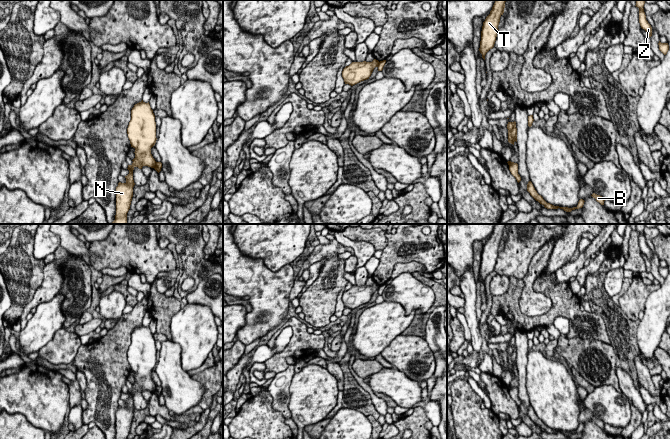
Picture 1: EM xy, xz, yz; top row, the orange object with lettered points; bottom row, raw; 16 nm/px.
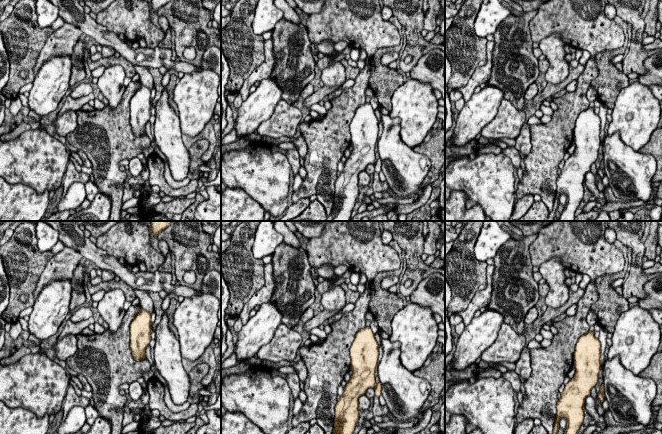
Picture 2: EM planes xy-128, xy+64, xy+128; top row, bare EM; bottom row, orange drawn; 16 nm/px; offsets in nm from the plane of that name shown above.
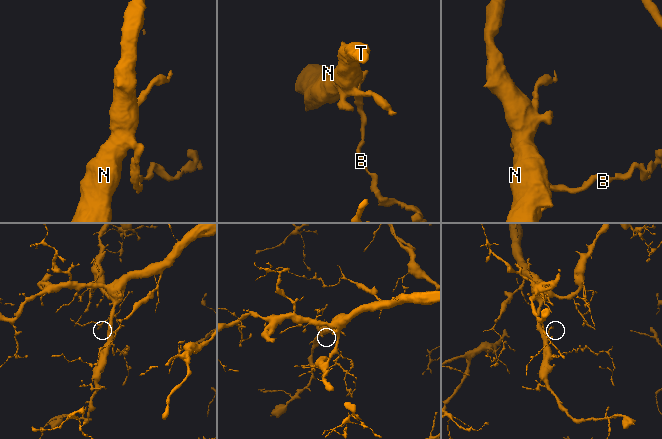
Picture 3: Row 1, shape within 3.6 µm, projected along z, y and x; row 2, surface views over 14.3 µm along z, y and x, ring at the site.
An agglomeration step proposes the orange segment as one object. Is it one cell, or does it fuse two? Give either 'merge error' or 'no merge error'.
merge error

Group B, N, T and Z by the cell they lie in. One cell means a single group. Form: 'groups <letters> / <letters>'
groups B / N T Z

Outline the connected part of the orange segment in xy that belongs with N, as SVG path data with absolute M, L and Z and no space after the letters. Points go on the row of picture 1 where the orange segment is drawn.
M143 100L134 105L131 110L131 120L127 128L131 147L135 149L133 163L128 165L129 174L125 176L125 183L118 183L116 187L116 215L115 220L108 224L127 224L127 213L130 209L133 187L133 170L135 167L155 167L156 161L151 154L151 148L156 143L156 122L149 102Z

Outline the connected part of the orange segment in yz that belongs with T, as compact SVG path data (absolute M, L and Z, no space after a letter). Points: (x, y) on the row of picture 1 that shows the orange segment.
M496 0L490 14L483 22L479 51L484 60L486 53L494 47L499 30L498 25L500 22L500 17L504 13L505 2L506 0Z

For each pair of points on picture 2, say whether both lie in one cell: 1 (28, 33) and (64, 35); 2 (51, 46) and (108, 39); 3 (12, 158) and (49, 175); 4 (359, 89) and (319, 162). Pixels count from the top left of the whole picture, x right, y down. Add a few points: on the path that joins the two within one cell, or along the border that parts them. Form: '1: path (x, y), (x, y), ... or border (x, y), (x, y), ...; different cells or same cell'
1: border (54, 31), (46, 40), (39, 54); different cells
2: border (65, 22), (75, 25), (84, 35); different cells
3: path (21, 160), (34, 160), (40, 166); same cell
4: path (343, 107), (331, 135), (326, 140), (326, 144); same cell

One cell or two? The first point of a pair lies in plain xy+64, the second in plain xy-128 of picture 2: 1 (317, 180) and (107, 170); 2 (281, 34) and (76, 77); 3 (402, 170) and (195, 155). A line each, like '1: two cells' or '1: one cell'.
1: one cell
2: one cell
3: two cells

